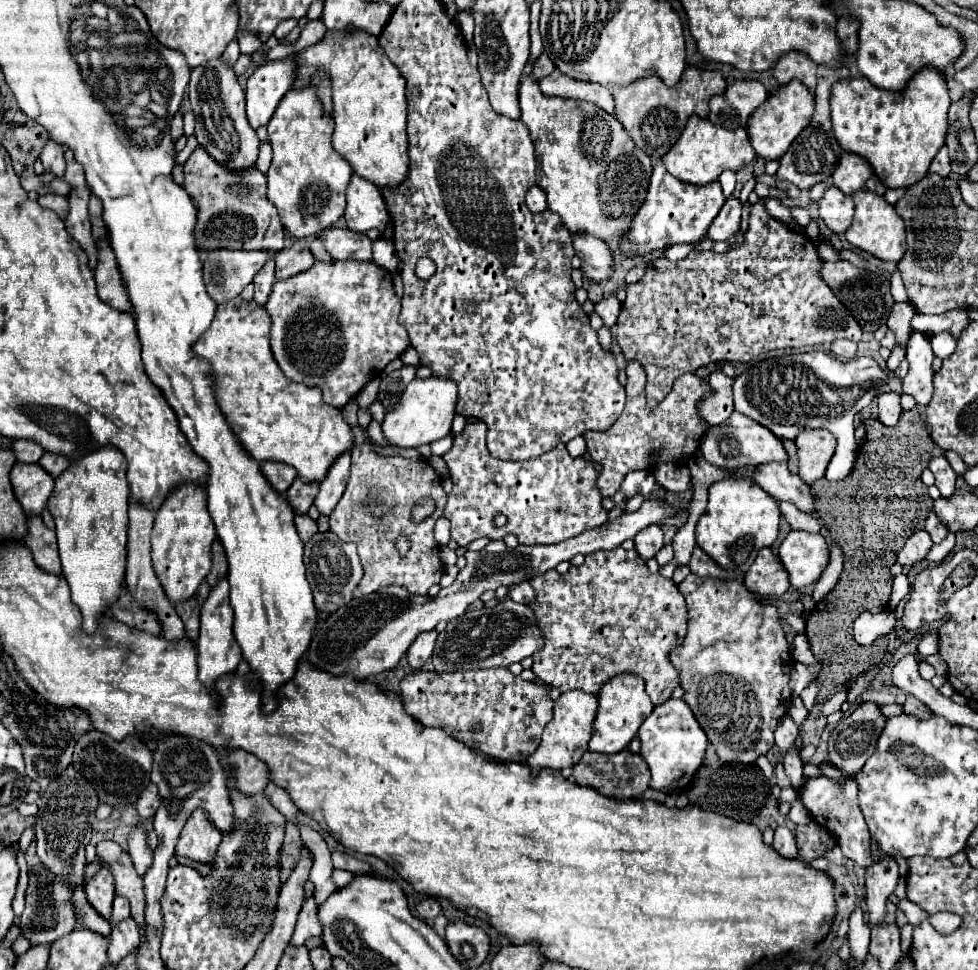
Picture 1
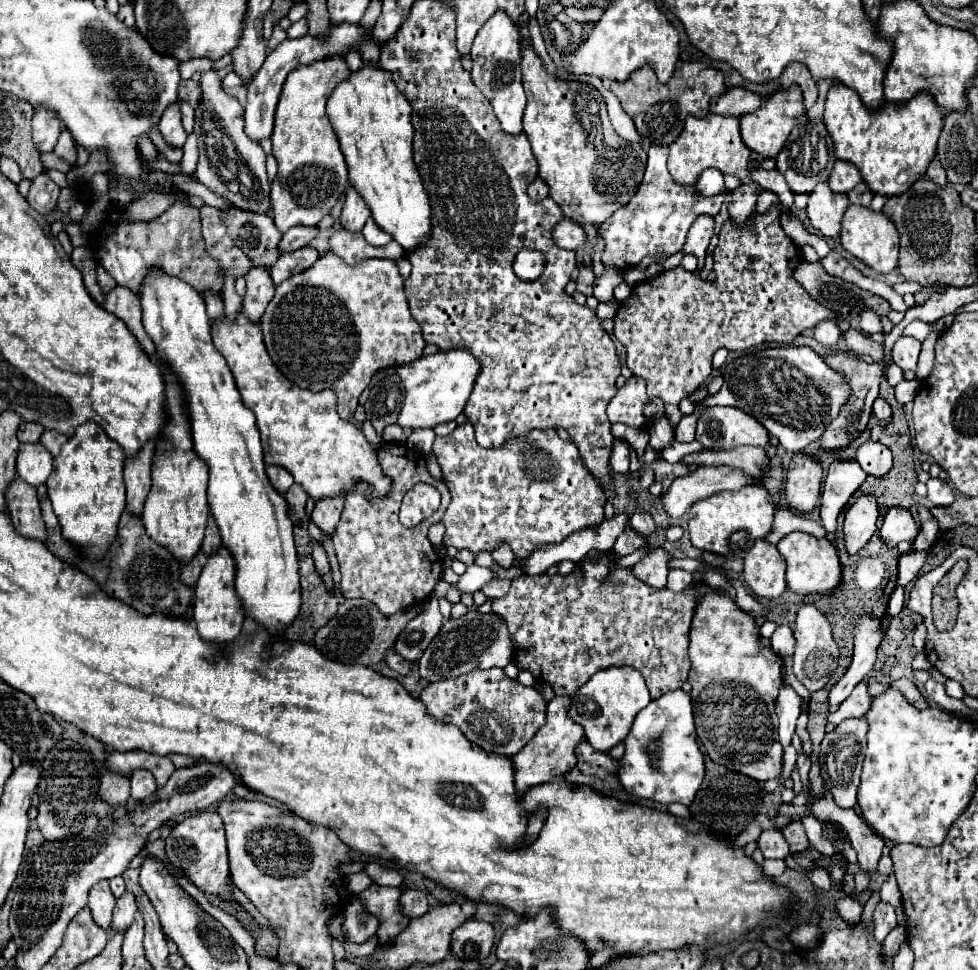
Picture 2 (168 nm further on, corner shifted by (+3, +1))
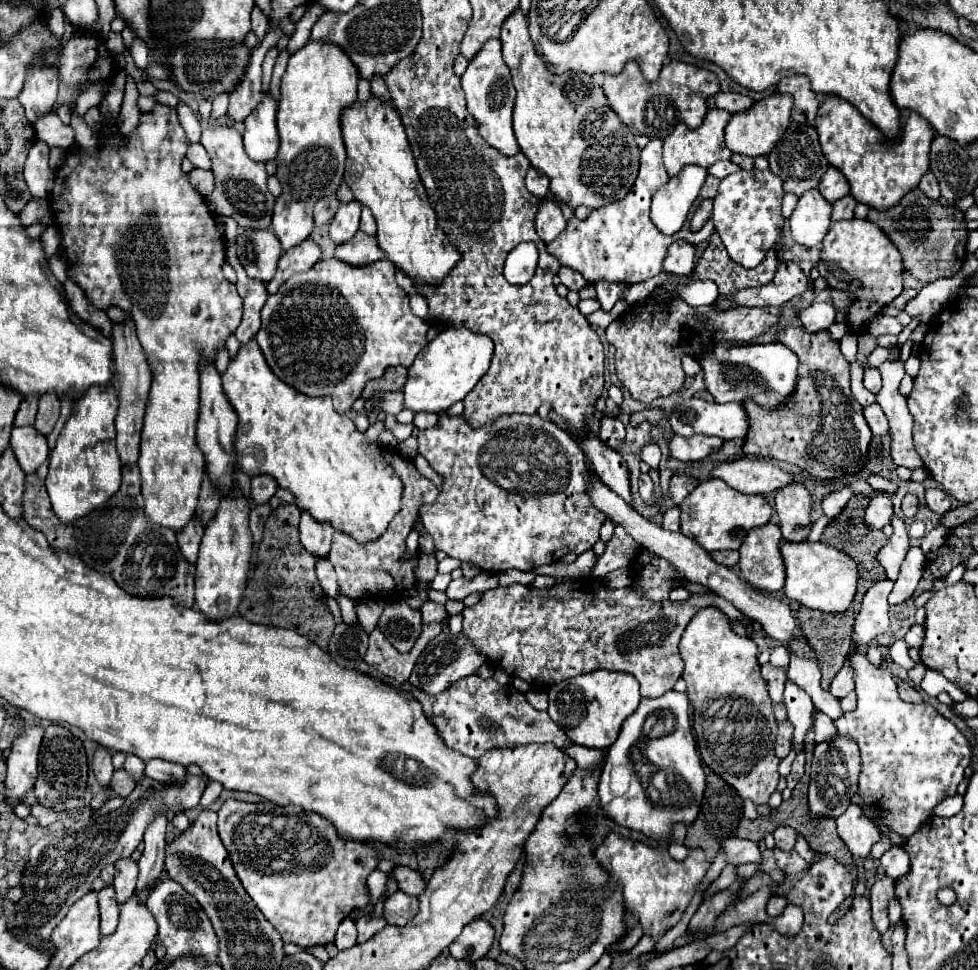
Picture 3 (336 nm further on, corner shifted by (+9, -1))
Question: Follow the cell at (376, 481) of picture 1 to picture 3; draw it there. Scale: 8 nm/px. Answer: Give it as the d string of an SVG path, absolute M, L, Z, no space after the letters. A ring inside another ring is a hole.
M385 451L385 459L391 463L391 467L395 469L395 473L401 477L401 481L405 485L401 511L395 515L395 519L387 527L387 531L373 543L365 543L365 545L355 543L355 539L351 539L349 535L345 535L341 531L335 531L335 535L333 535L329 561L333 563L333 567L337 571L341 591L345 595L349 595L353 601L359 601L365 597L377 597L383 601L405 597L405 591L411 589L413 583L417 581L415 573L413 573L413 569L417 565L415 557L405 563L401 561L401 555L405 551L405 539L411 533L411 525L415 523L415 519L419 515L419 507L425 503L433 503L439 495L439 489L435 487L435 483L429 481L427 477L423 477L411 459L399 455L397 451Z

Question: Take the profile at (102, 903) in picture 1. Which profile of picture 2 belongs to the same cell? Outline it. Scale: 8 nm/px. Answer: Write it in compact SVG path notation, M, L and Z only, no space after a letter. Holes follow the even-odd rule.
M103 879L89 891L89 909L91 909L93 921L99 923L103 929L109 929L113 907L115 907L115 897L109 889L109 881Z

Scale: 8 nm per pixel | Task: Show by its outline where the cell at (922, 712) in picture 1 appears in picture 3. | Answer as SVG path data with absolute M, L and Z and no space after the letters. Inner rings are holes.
M899 683L897 691L899 691L899 697L901 697L903 701L907 701L907 703L923 703L919 691L917 691L915 687L911 687L909 683Z

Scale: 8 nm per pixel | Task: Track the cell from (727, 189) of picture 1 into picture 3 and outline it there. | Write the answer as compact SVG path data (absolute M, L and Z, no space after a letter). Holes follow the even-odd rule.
M689 165L685 171L681 171L681 175L671 177L665 187L655 191L651 203L651 219L663 235L673 235L681 229L693 201L705 183L705 177L707 171L703 167Z

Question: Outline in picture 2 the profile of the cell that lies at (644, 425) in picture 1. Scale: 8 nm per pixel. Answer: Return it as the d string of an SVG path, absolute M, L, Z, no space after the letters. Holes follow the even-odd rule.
M629 377L625 387L617 391L607 407L607 415L611 423L623 423L629 427L643 429L647 427L647 417L643 413L645 405L649 403L646 384L641 377Z

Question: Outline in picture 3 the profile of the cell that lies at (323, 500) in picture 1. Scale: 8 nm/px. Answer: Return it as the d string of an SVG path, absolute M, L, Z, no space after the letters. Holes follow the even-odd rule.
M309 513L301 515L299 541L305 547L305 551L313 553L313 557L323 559L329 555L331 535L333 535L333 527L329 523L317 523L315 519L311 519Z

